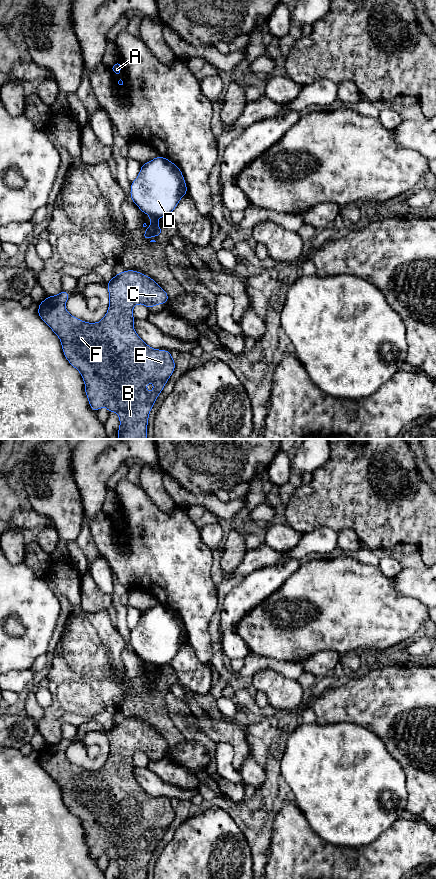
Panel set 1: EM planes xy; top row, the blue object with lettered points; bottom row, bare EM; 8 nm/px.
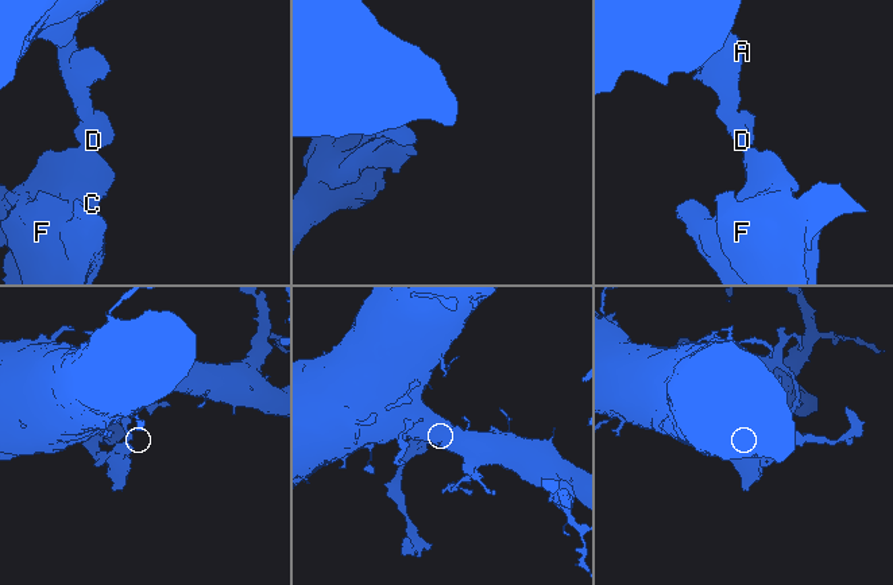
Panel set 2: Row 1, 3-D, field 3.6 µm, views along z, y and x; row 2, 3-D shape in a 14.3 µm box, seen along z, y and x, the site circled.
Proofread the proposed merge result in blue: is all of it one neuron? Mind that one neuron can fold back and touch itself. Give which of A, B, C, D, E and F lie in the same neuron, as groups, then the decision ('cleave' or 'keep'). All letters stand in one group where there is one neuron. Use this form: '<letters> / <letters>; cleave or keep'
A D / B C E F; cleave

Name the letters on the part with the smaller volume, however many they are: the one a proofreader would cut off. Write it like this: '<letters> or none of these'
B, C, E, F

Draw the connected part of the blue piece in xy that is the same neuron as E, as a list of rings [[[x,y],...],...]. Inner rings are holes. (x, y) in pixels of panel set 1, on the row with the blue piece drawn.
[[[134,270],[116,274],[109,280],[107,289],[110,300],[109,309],[100,322],[88,323],[70,315],[65,307],[70,296],[70,293],[66,291],[55,296],[47,296],[44,301],[39,303],[38,315],[59,337],[65,358],[81,373],[91,409],[97,412],[105,406],[109,413],[118,414],[120,420],[118,439],[147,439],[150,410],[174,372],[175,361],[172,359],[170,351],[153,349],[137,335],[133,327],[135,319],[132,310],[136,304],[144,304],[148,309],[158,304],[166,304],[169,300],[168,294],[155,280]],[[149,382],[154,383],[152,392],[146,391],[146,384]]]

